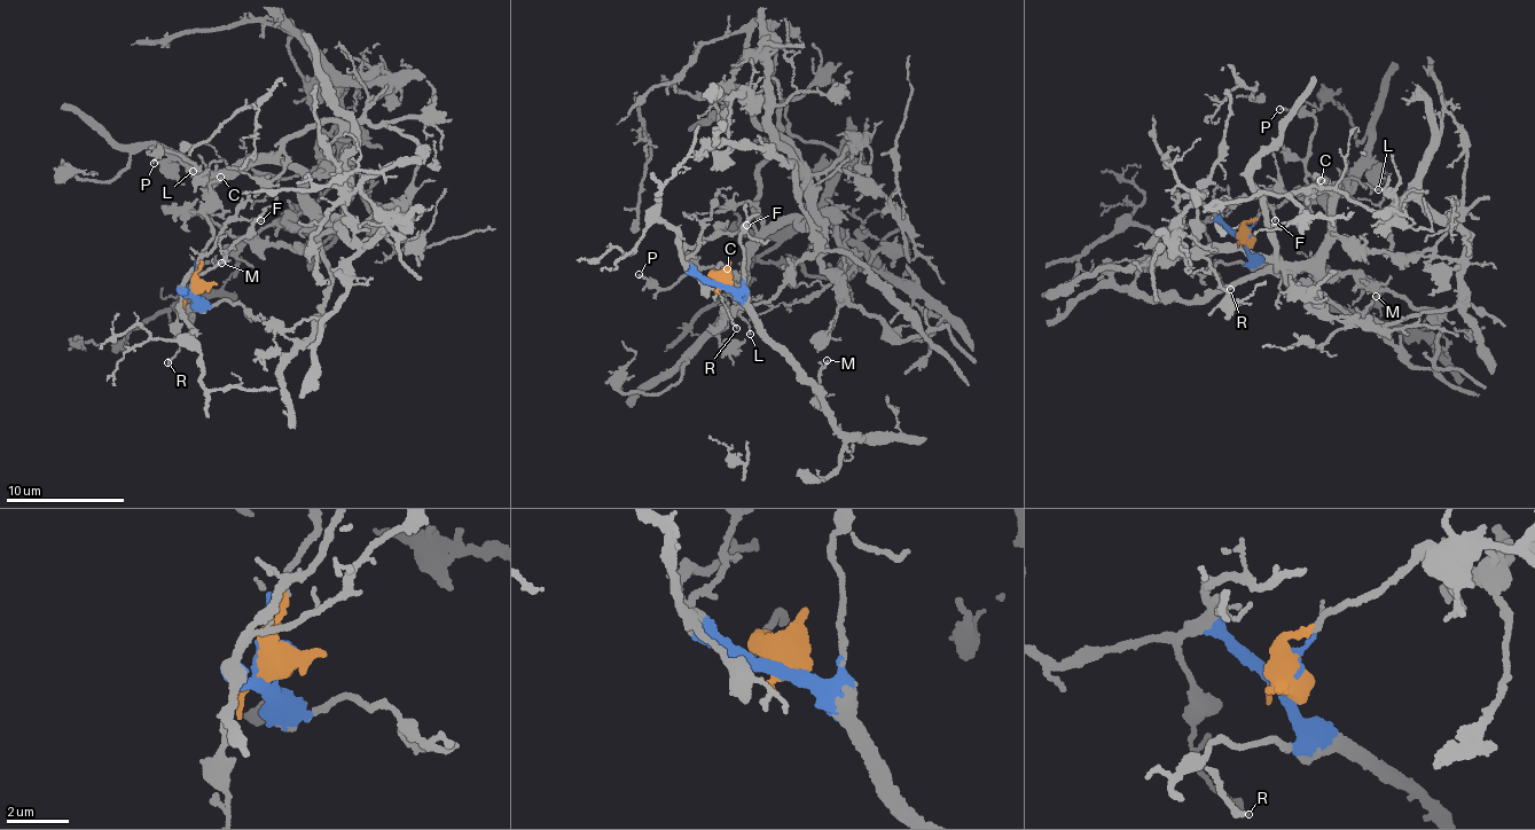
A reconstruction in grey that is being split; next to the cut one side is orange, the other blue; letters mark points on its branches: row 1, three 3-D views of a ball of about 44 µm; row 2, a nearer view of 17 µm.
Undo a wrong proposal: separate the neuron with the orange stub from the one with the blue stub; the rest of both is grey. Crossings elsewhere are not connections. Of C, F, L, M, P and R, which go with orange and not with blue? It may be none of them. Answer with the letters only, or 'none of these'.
C, L, P

